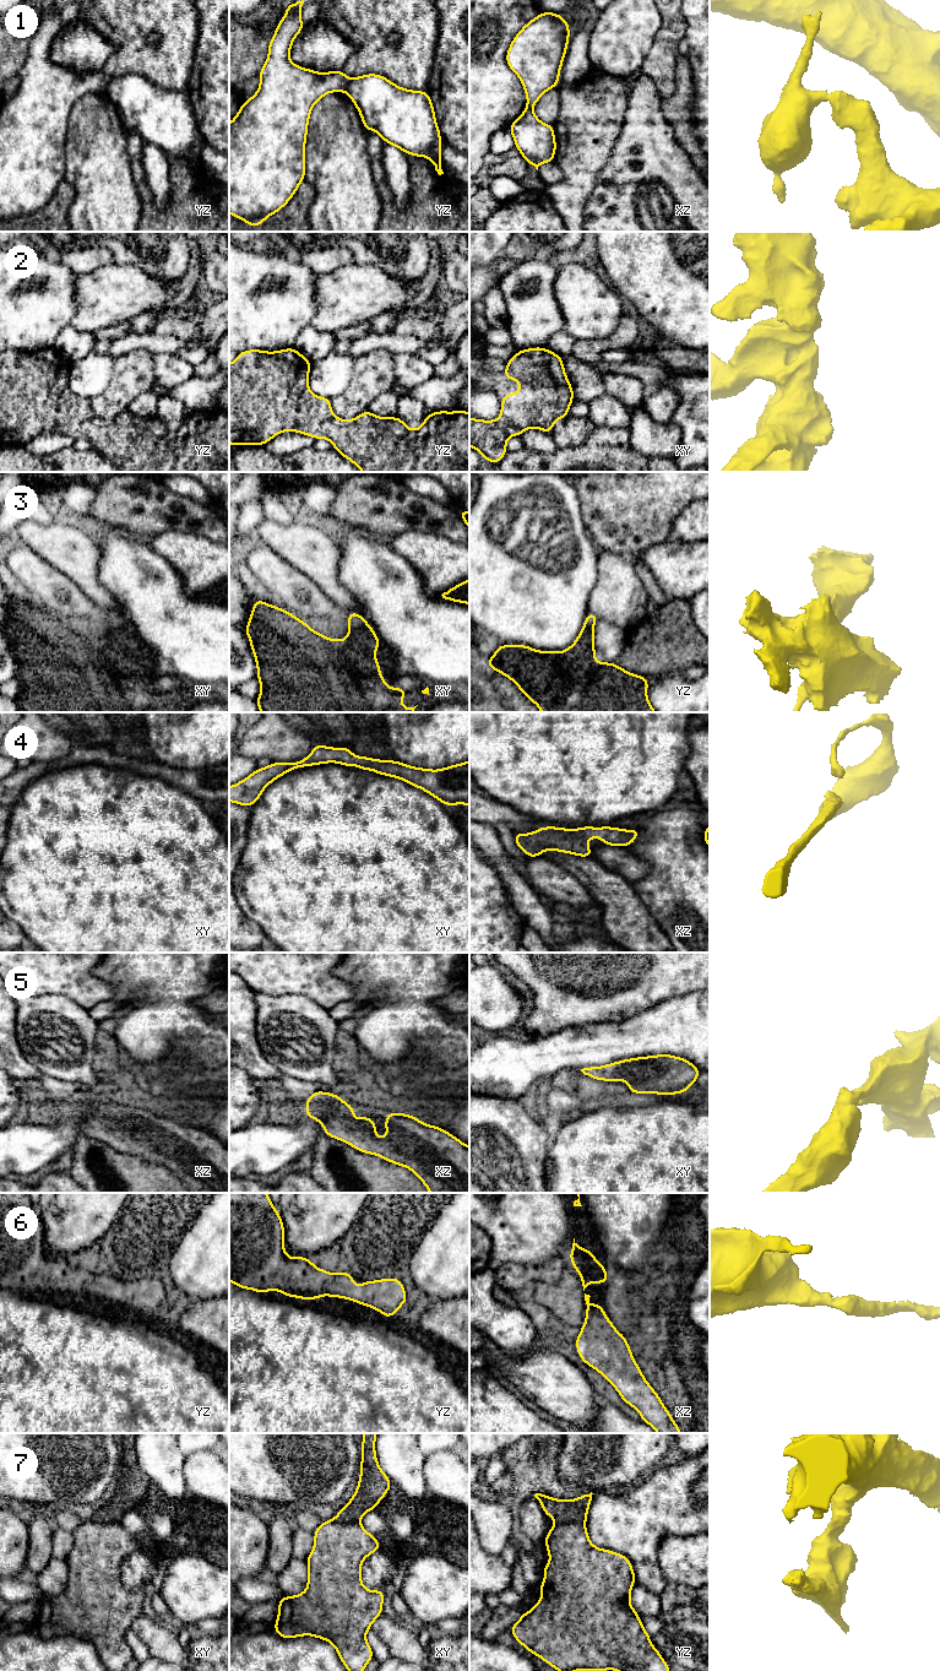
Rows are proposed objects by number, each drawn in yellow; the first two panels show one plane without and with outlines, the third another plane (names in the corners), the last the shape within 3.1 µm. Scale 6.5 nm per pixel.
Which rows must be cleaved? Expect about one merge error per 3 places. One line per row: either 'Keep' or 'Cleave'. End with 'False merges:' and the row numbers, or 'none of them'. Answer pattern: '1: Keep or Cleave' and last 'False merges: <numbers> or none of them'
1: Cleave
2: Keep
3: Keep
4: Keep
5: Keep
6: Keep
7: Cleave
False merges: 1, 7

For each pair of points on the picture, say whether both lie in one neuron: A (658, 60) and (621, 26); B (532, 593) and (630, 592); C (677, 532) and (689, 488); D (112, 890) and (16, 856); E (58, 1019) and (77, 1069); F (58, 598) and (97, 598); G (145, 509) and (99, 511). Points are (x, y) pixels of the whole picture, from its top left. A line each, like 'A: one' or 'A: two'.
A: two
B: two
C: two
D: one
E: one
F: two
G: one

